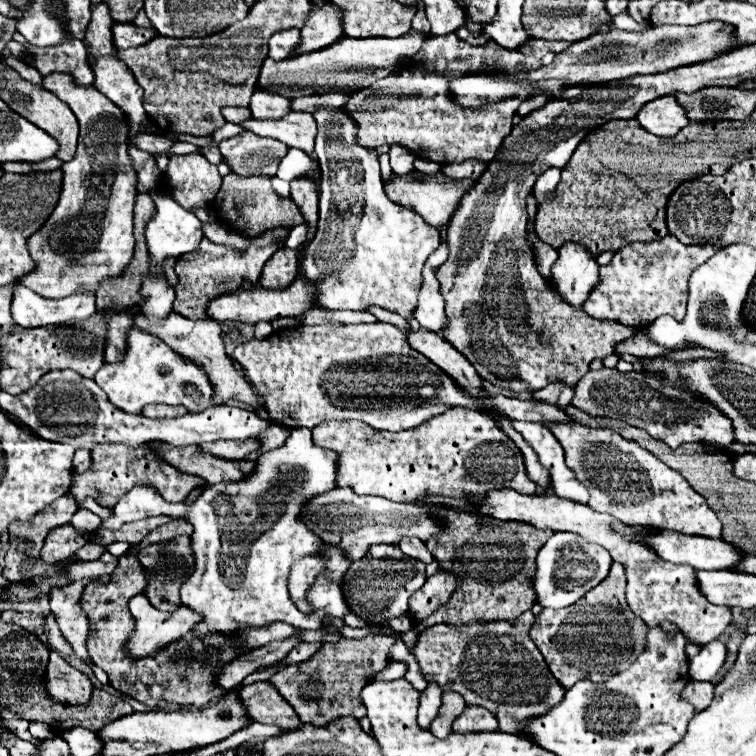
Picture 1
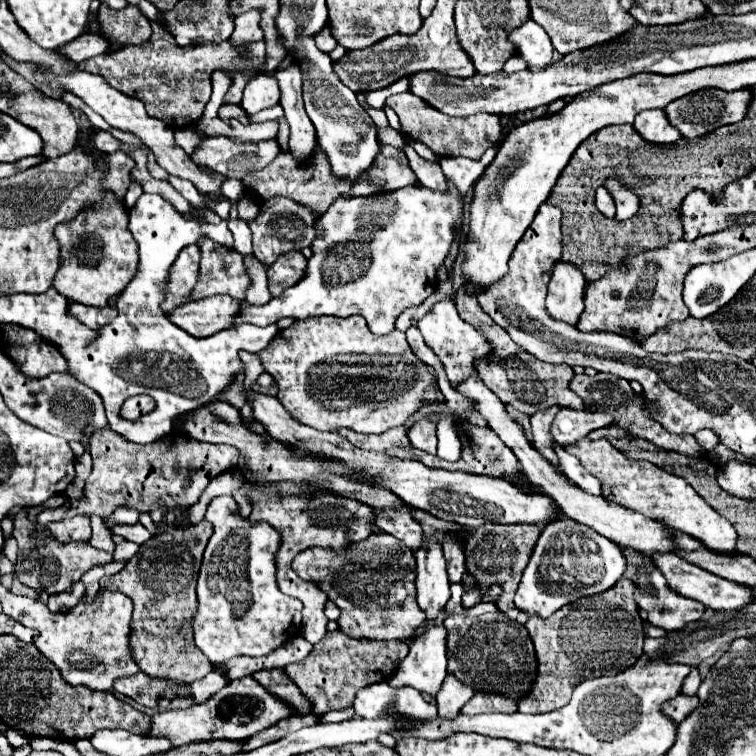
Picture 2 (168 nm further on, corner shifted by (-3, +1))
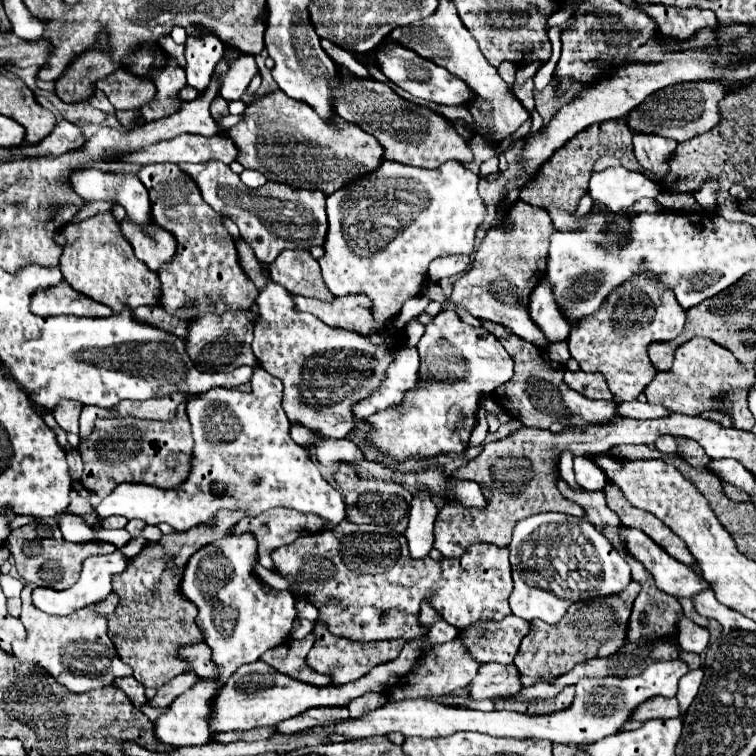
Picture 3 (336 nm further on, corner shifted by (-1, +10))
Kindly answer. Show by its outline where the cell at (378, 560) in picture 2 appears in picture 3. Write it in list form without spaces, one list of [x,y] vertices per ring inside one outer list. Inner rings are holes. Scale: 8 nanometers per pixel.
[[[343,520],[335,530],[329,530],[327,534],[317,532],[305,538],[297,538],[297,542],[277,548],[271,556],[275,562],[275,572],[291,584],[291,592],[305,598],[319,610],[319,620],[327,624],[331,634],[337,634],[349,640],[359,640],[359,642],[395,640],[395,638],[411,640],[411,638],[423,636],[425,626],[419,622],[419,610],[421,610],[421,602],[425,600],[431,600],[431,606],[437,608],[439,616],[459,630],[479,620],[499,622],[501,618],[511,614],[509,594],[513,590],[513,580],[511,580],[511,566],[509,566],[509,550],[489,542],[475,542],[473,546],[467,546],[461,558],[441,558],[439,562],[425,556],[421,560],[415,560],[415,558],[409,560],[411,554],[409,554],[405,536],[385,526],[375,526],[375,524],[353,526],[347,520]],[[335,556],[349,556],[349,558],[343,558],[343,564],[337,564]],[[323,558],[331,560],[333,566],[321,568]]]

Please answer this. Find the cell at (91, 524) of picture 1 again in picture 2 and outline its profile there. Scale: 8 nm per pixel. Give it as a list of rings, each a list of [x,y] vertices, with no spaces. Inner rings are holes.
[[[135,523],[135,525],[119,525],[119,527],[113,527],[111,533],[115,535],[121,535],[129,541],[135,541],[137,545],[143,545],[145,541],[149,541],[153,535],[141,525],[141,523]]]

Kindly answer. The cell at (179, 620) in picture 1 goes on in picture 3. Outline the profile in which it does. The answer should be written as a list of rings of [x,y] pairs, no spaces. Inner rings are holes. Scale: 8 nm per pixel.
[[[29,586],[23,588],[21,600],[23,600],[21,622],[27,628],[27,640],[13,644],[13,652],[19,658],[19,662],[33,662],[33,664],[45,668],[47,674],[51,674],[61,686],[69,688],[71,692],[103,688],[103,686],[113,684],[115,678],[133,674],[131,666],[127,666],[119,660],[111,640],[107,638],[107,628],[103,622],[103,620],[107,620],[107,614],[111,614],[119,602],[113,592],[109,594],[109,598],[105,602],[81,608],[81,610],[73,612],[71,616],[49,616],[49,614],[43,614],[41,610],[37,610],[31,604]]]

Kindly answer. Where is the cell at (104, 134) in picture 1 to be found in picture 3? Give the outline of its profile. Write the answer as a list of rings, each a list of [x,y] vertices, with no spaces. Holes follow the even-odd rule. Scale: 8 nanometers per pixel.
[[[111,212],[95,214],[79,224],[67,224],[63,228],[67,244],[61,254],[63,280],[77,292],[109,306],[113,312],[121,312],[119,306],[153,306],[161,298],[161,282],[153,270],[135,258],[131,244],[121,236],[119,222]]]

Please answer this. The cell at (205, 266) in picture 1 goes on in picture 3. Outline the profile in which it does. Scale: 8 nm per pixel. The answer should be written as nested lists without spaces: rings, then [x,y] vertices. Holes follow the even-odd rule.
[[[123,220],[121,232],[127,238],[127,242],[133,246],[135,256],[141,262],[145,262],[153,272],[157,272],[159,266],[169,262],[175,254],[177,242],[175,242],[173,234],[159,228],[157,224],[137,226],[129,220]]]

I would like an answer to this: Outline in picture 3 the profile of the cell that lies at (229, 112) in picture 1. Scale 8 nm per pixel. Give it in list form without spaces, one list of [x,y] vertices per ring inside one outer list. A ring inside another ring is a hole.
[[[217,96],[217,98],[213,100],[213,106],[211,106],[211,114],[213,114],[213,118],[219,120],[219,118],[227,116],[227,114],[229,114],[229,112],[227,112],[227,106],[229,106],[229,102],[225,102],[221,96]]]

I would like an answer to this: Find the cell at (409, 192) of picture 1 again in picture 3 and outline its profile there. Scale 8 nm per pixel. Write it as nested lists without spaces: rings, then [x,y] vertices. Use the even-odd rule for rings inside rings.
[[[281,90],[253,98],[241,116],[227,134],[239,150],[237,162],[249,170],[259,170],[267,180],[285,182],[293,188],[319,188],[329,196],[383,162],[383,148],[371,134],[339,116],[323,120],[307,102],[297,102]]]

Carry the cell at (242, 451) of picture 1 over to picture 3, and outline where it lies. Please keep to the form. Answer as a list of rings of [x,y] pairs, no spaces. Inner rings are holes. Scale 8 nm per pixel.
[[[185,406],[177,408],[177,418],[169,422],[139,418],[97,418],[89,438],[77,446],[83,458],[81,484],[105,498],[121,482],[141,482],[159,488],[177,488],[189,474],[193,438]]]

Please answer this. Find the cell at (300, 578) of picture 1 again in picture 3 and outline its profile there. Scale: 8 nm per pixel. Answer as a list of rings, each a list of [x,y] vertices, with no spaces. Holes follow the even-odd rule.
[[[273,508],[267,514],[239,520],[231,528],[231,534],[253,534],[257,538],[259,564],[273,570],[271,552],[275,548],[295,542],[299,536],[315,534],[319,530],[323,530],[323,522],[315,514],[301,514],[297,510]]]

